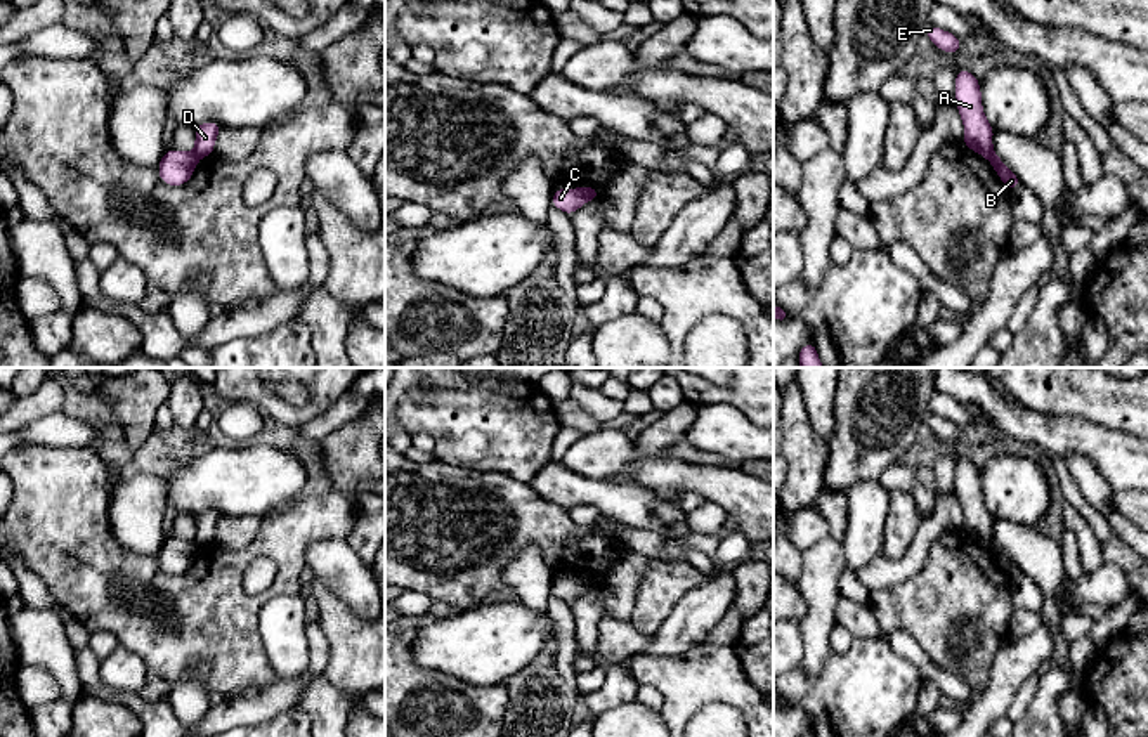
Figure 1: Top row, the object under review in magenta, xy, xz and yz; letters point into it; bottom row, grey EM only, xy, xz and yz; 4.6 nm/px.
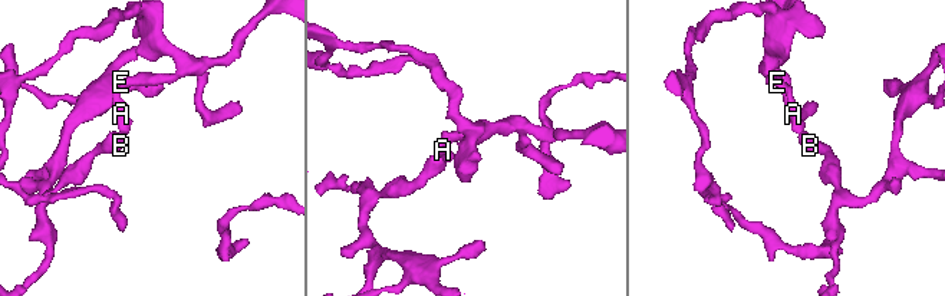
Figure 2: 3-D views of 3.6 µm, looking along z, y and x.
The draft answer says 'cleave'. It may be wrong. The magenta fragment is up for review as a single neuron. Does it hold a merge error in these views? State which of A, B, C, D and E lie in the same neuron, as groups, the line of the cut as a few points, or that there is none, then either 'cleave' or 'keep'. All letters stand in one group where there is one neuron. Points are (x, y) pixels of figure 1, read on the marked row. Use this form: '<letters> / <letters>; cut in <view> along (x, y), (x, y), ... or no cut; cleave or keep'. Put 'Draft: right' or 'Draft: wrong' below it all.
A D E / B C; cut in xz along (578, 188), (588, 200); cleave
Draft: right

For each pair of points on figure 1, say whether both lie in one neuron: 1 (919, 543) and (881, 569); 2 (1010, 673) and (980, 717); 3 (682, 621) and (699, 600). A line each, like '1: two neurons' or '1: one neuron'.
1: one neuron
2: one neuron
3: one neuron

